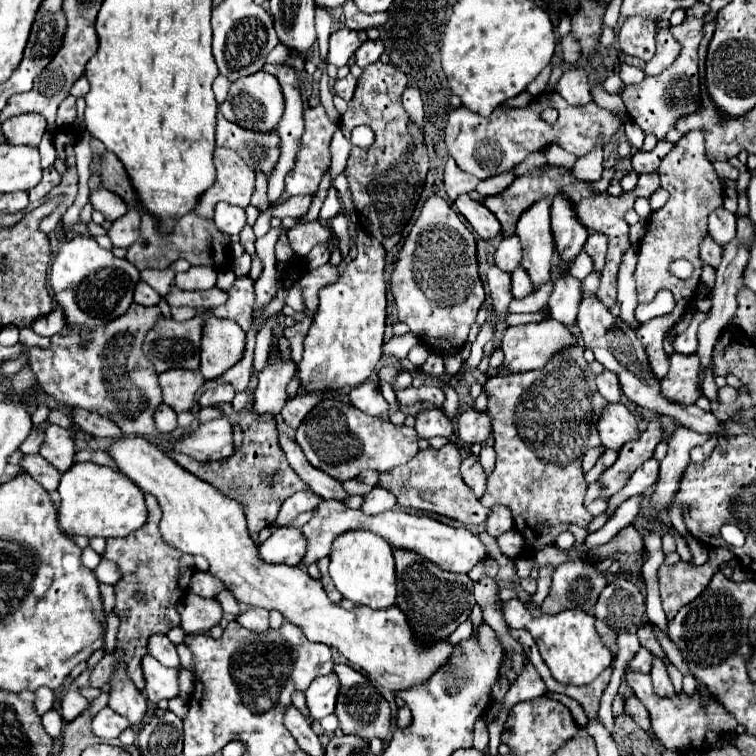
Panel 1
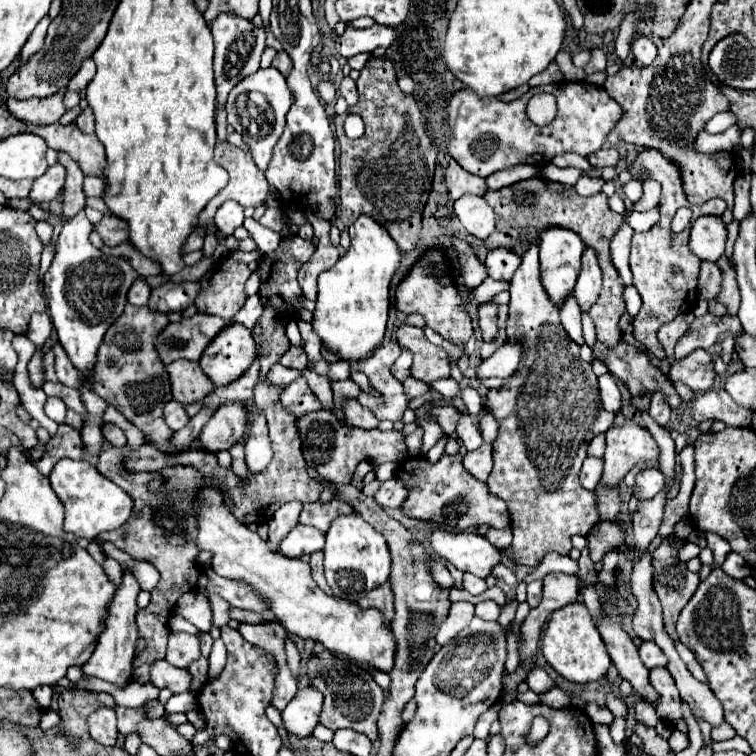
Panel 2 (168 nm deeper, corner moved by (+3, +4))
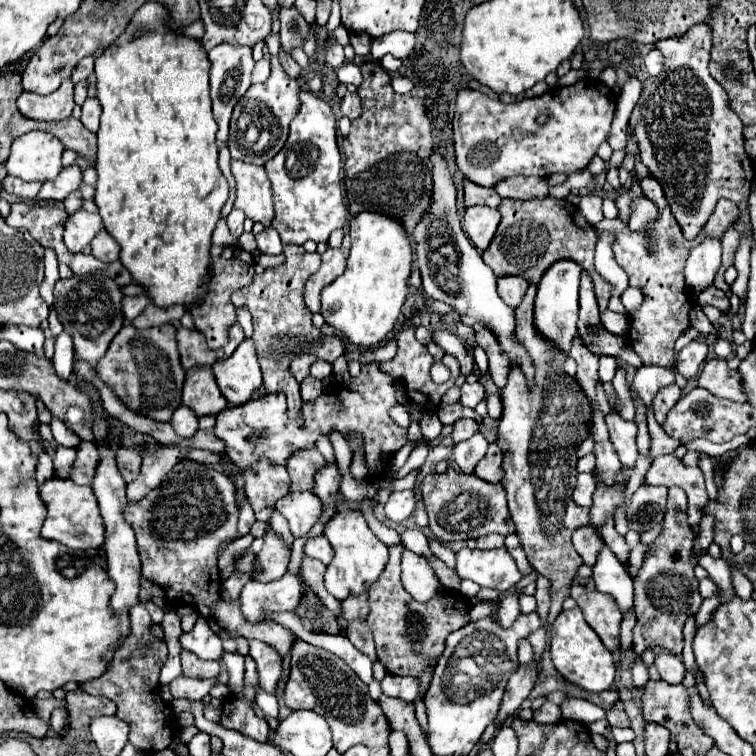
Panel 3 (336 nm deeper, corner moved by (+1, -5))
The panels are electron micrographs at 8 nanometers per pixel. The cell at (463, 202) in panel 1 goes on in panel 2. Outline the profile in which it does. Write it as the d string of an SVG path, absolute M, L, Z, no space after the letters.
M462 195L460 199L454 201L454 211L464 229L478 237L486 239L494 231L494 209L478 195Z

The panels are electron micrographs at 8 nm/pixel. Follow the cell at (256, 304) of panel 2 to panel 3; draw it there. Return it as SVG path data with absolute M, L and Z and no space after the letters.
M234 324L234 328L230 328L230 342L220 350L208 348L206 338L198 330L180 328L176 338L178 338L180 356L182 356L182 366L188 370L188 368L194 368L194 366L210 366L210 364L218 362L220 358L232 356L232 352L244 340L244 330L240 328L240 324Z

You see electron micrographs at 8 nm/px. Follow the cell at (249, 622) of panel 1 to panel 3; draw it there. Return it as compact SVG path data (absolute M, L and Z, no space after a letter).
M250 640L250 656L256 662L256 672L258 672L258 678L260 678L260 686L266 692L274 694L276 692L276 682L282 674L280 654L272 646L268 646L260 640Z

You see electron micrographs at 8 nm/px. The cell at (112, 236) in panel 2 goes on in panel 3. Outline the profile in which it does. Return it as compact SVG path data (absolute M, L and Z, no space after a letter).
M100 230L94 240L90 242L92 246L92 256L96 256L98 260L110 264L110 262L116 262L118 256L120 256L120 248L118 248L118 242L104 230Z

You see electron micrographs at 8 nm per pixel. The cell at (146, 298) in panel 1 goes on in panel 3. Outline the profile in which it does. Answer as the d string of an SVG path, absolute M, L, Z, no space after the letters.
M146 294L124 298L124 300L122 300L122 312L124 312L124 318L134 320L134 318L142 312L142 308L144 308L148 302L150 302L150 300L148 300Z

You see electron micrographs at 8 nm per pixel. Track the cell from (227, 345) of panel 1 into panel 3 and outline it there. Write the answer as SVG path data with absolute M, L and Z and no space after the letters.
M250 338L244 340L230 358L218 360L212 370L222 394L232 406L246 404L252 394L262 388L262 372Z

